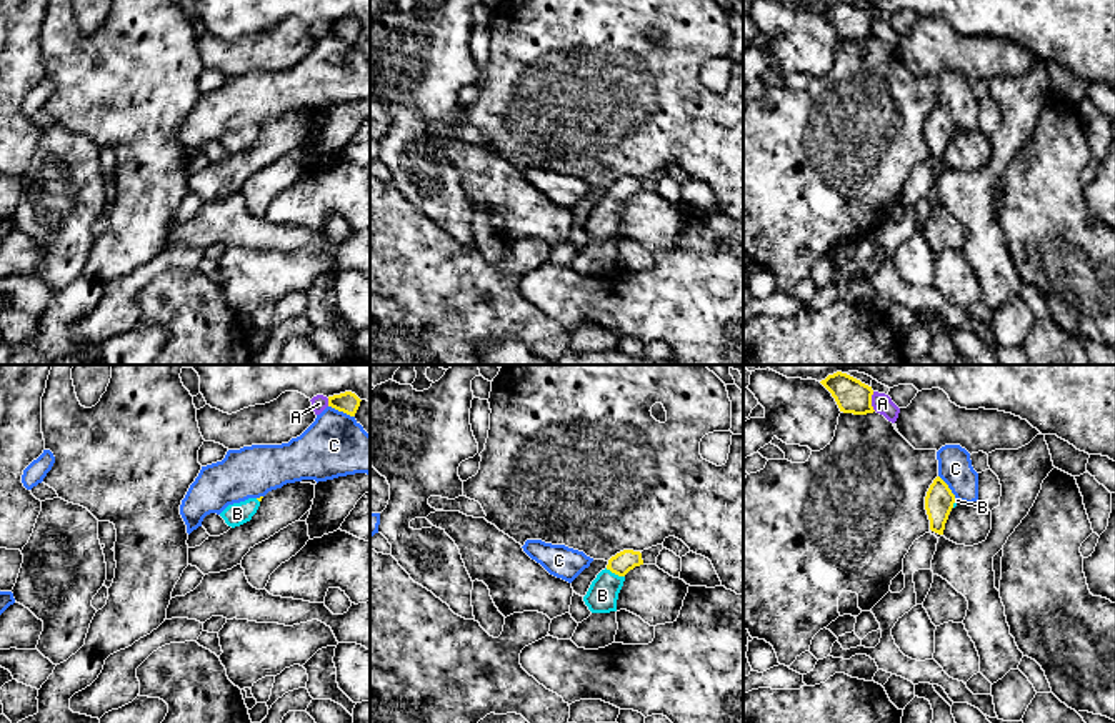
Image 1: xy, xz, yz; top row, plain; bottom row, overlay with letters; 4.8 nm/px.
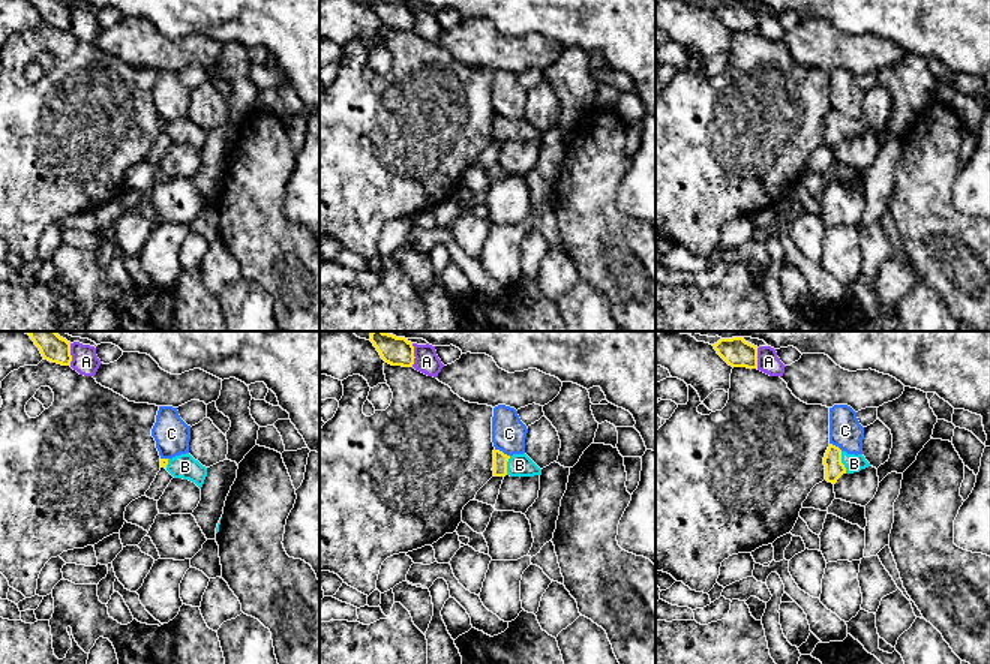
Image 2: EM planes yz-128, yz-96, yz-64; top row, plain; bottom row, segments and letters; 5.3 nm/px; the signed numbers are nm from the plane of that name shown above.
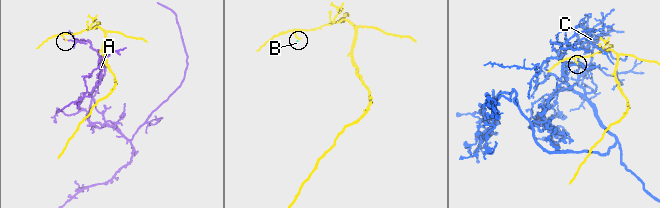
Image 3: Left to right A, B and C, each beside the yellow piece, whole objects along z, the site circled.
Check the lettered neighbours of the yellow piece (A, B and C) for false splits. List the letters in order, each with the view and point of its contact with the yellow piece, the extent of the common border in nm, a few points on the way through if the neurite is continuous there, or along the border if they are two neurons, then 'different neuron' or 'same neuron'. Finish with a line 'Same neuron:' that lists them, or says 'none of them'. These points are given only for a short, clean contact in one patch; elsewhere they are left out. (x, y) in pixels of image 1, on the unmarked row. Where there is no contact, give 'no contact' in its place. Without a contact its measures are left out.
A: meets yellow in yz at (870, 29); contact 100 nm long; different neuron
B: meets yellow in xz at (615, 200); contact 100 nm long; runs through xz (624, 189), (615, 200), (602, 222); same neuron
C: meets yellow in xy at (342, 37); contact 140 nm long; different neuron
Same neuron: B

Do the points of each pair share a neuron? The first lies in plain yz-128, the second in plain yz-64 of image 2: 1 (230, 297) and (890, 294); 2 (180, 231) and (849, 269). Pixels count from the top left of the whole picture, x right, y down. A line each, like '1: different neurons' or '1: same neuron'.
1: different neurons
2: same neuron

